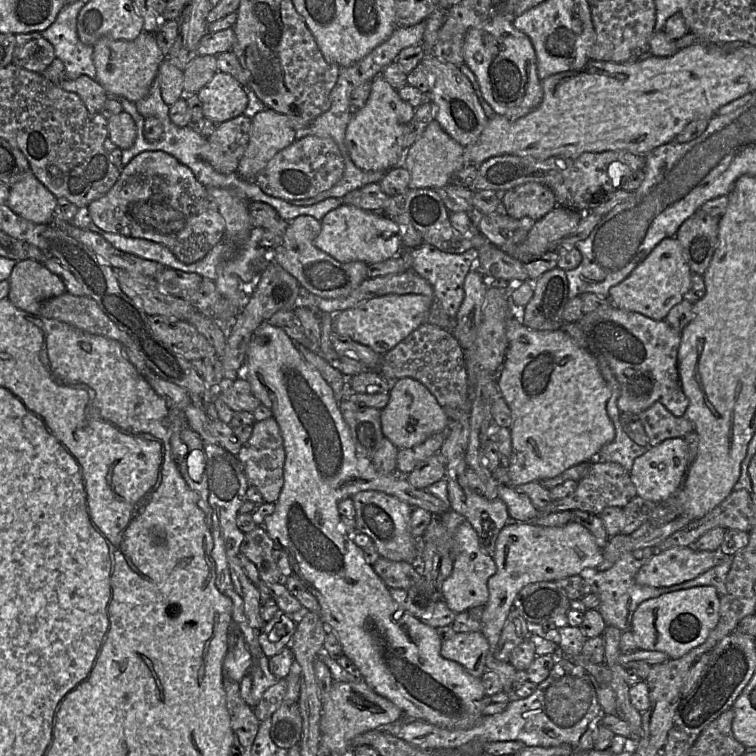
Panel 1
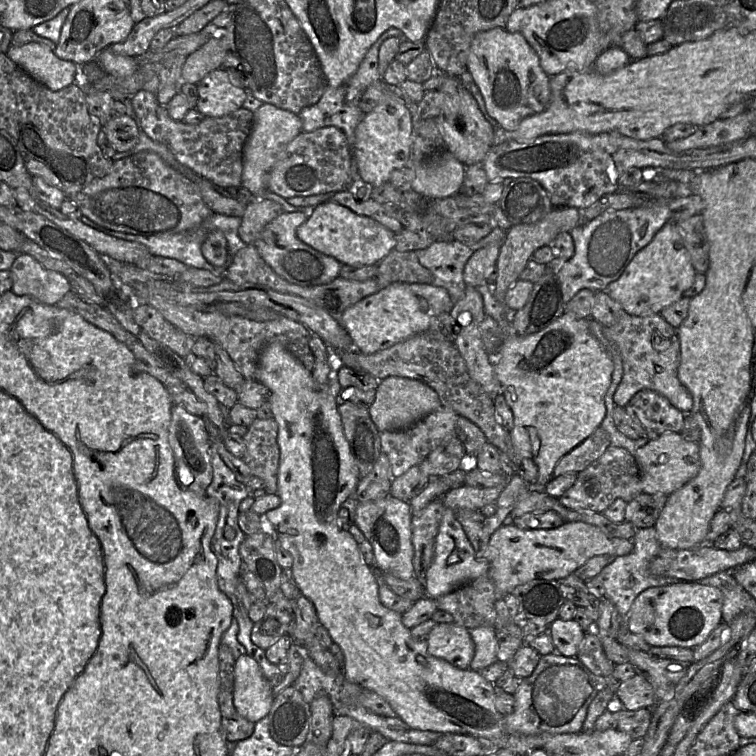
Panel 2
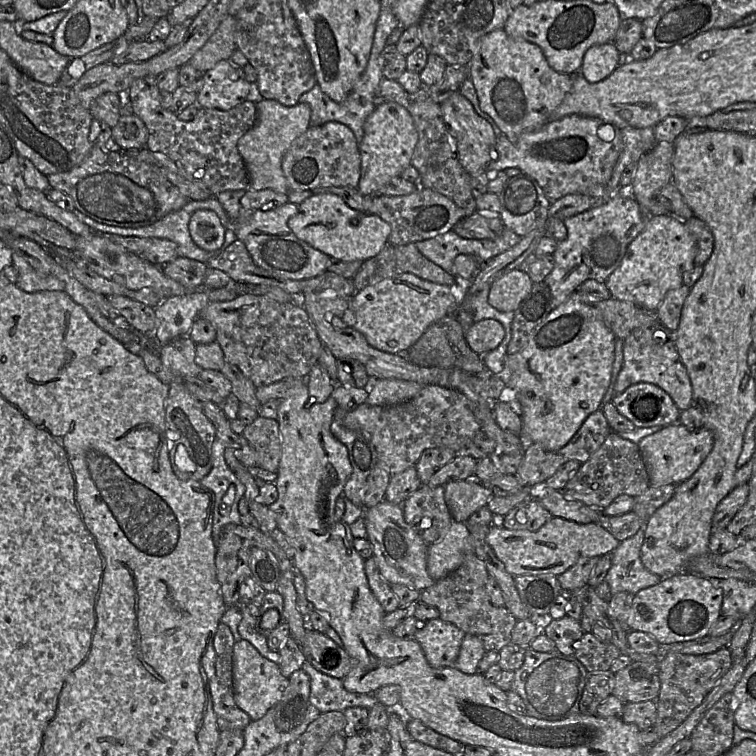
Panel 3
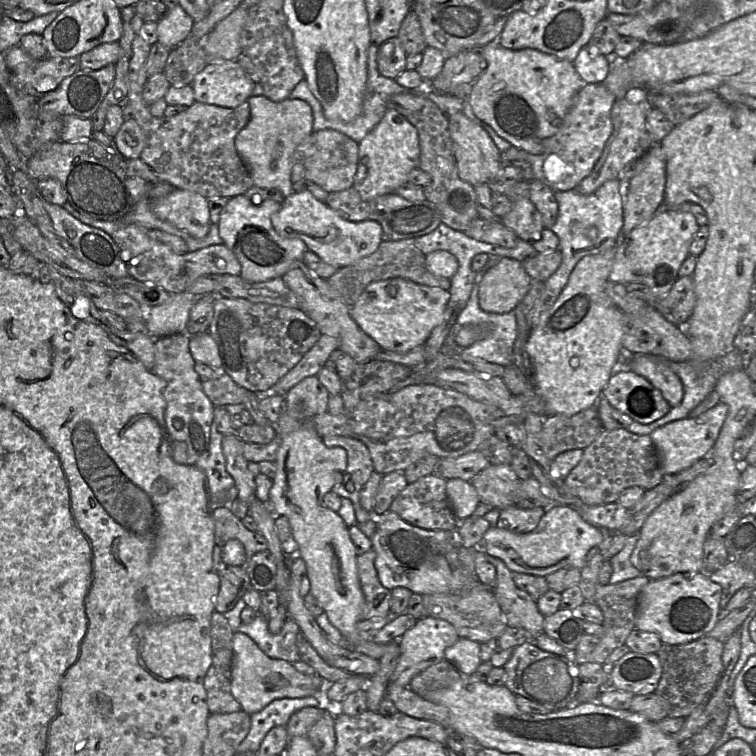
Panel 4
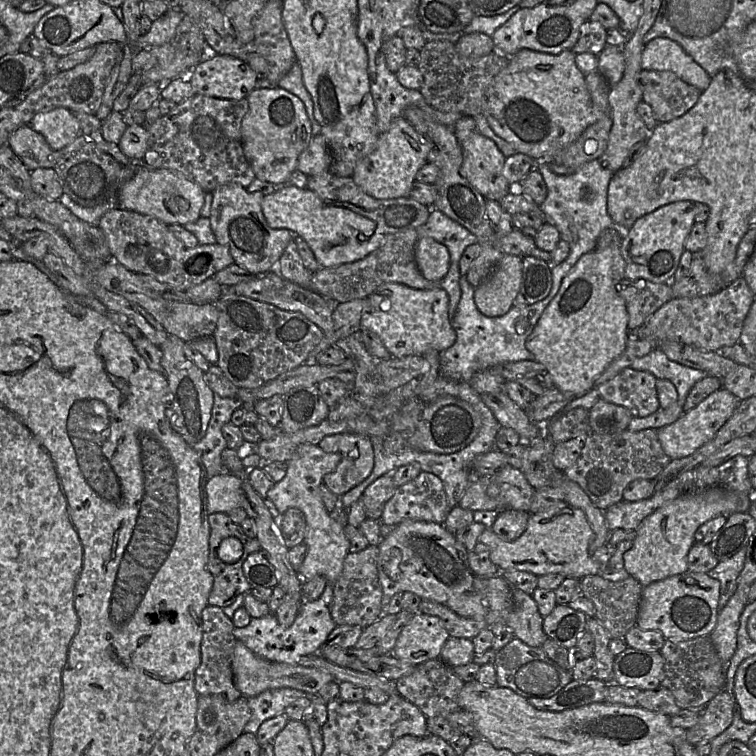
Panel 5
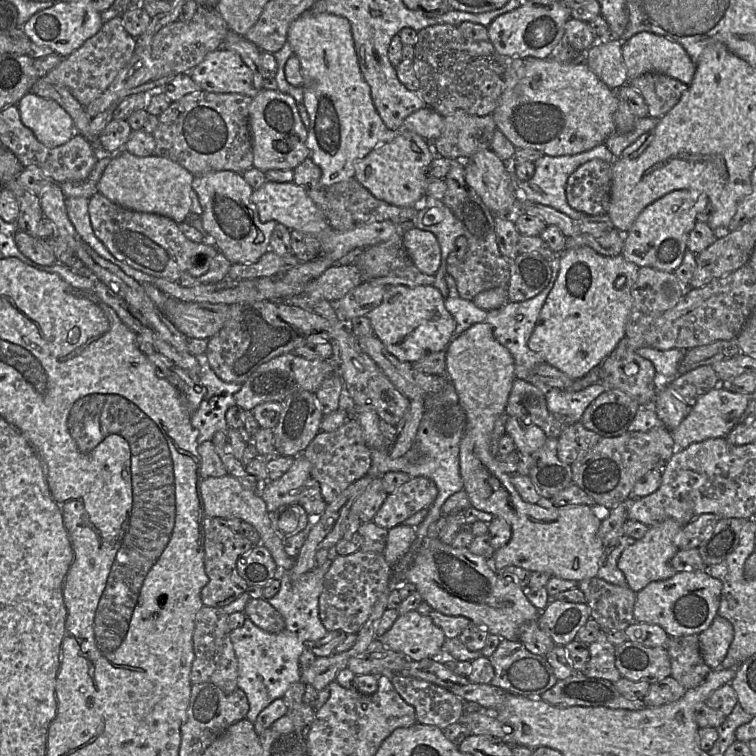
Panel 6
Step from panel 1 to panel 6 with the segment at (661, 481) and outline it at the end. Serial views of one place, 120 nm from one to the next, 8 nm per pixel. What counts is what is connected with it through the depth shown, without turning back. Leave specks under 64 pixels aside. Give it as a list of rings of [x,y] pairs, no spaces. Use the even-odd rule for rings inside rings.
[[[718,386],[701,396],[690,408],[689,413],[681,423],[670,431],[676,449],[684,449],[692,443],[710,438],[726,437],[739,423],[742,414],[747,408],[749,395],[733,393]]]

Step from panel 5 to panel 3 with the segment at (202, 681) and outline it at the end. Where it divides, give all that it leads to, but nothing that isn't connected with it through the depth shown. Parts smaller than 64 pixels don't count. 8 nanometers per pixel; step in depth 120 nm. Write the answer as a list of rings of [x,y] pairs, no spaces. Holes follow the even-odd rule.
[[[220,622],[214,636],[215,671],[210,682],[210,693],[213,702],[213,710],[216,714],[217,724],[220,731],[243,730],[252,721],[248,714],[240,709],[233,695],[233,649],[235,639],[229,626]]]

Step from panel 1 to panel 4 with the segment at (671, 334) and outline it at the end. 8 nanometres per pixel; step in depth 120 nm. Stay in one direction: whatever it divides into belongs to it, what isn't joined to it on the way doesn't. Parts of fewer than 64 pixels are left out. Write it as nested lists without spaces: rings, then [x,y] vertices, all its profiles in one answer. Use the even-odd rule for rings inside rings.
[[[633,354],[629,363],[629,370],[644,377],[660,390],[670,407],[674,408],[681,403],[684,389],[681,379],[670,368],[669,362],[660,356]]]

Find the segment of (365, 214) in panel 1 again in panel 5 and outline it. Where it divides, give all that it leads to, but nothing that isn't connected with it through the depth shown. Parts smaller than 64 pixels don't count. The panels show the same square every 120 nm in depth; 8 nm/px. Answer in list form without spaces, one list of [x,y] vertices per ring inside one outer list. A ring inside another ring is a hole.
[[[277,187],[274,193],[263,197],[261,207],[269,227],[290,230],[305,240],[320,268],[361,260],[376,250],[386,236],[371,219],[343,207],[327,205],[308,188]]]

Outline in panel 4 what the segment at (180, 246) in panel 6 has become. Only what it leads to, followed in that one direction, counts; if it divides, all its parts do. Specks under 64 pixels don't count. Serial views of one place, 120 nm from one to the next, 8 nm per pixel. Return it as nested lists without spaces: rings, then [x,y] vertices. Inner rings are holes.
[[[129,224],[111,234],[121,250],[121,258],[127,265],[129,276],[139,281],[153,283],[175,294],[188,291],[192,283],[202,275],[241,274],[241,264],[225,244],[177,254],[168,245],[150,238],[149,230],[137,224]]]

